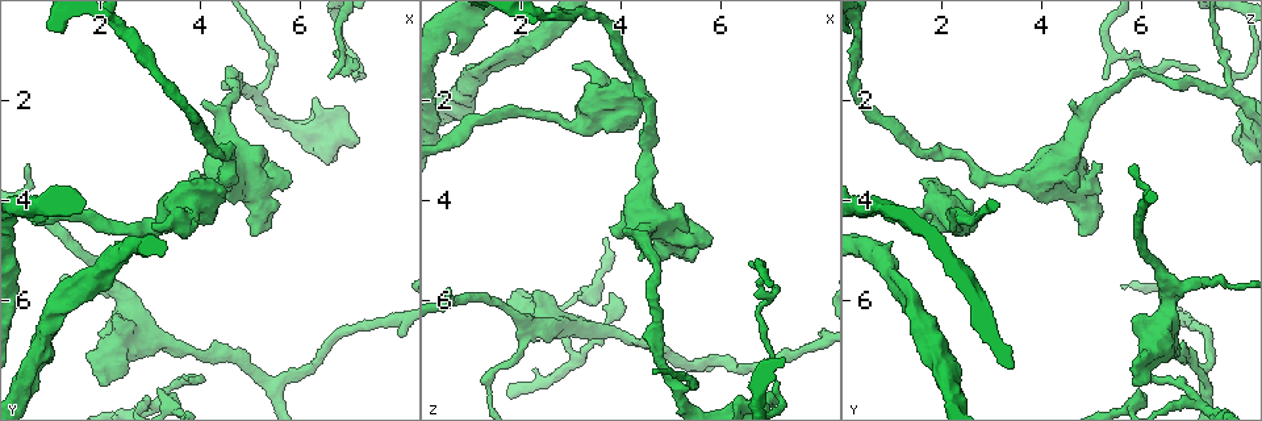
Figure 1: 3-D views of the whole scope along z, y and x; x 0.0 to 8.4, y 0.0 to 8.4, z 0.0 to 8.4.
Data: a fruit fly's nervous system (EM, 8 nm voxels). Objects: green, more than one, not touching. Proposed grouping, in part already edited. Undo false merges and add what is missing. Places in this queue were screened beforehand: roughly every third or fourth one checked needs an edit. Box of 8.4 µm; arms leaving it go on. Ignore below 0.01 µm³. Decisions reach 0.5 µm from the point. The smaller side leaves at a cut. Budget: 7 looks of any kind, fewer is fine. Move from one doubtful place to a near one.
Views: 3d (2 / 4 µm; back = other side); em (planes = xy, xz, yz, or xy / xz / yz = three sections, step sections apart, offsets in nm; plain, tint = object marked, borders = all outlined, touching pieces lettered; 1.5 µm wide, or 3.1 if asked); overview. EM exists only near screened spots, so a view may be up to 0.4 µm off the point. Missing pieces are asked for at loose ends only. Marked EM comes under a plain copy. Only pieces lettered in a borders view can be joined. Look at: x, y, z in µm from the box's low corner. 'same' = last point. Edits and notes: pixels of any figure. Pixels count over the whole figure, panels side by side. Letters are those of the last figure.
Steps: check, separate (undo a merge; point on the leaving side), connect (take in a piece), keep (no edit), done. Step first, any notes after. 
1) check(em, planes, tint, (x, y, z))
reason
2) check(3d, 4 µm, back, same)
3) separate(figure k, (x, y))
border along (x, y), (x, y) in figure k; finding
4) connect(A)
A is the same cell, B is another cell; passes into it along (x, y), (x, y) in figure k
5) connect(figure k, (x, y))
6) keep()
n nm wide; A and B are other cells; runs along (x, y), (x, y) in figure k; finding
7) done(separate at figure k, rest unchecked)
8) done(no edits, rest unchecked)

check(em, planes, borders, (3.75, 7.55, 5.90))
an open end

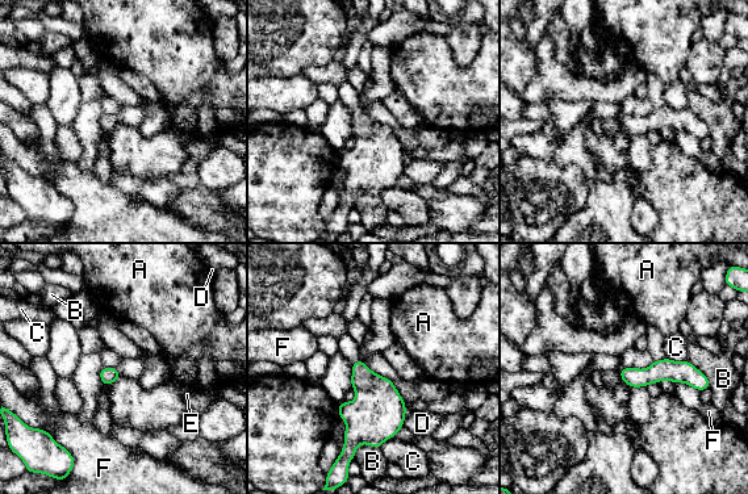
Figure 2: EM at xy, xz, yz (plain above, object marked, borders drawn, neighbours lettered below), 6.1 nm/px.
keep()
A, B, C, D, E and F are other cells; runs along (623, 372), (686, 372), (702, 384) in figure 2; none of them fits

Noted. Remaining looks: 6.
check(em, planes, borders, (0.60, 4.35, 1.05))
free end

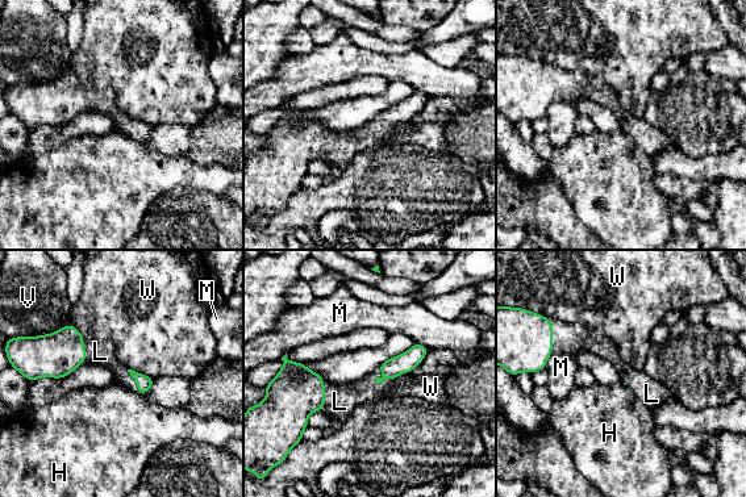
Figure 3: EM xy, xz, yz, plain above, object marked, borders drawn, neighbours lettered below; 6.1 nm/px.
connect(L)
L is the same cell, H, M, V and W are other cells; it goes on there

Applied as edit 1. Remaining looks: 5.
check(em, xy, step 8, borders, (7.15, 2.85, 7.85))
branch stops here

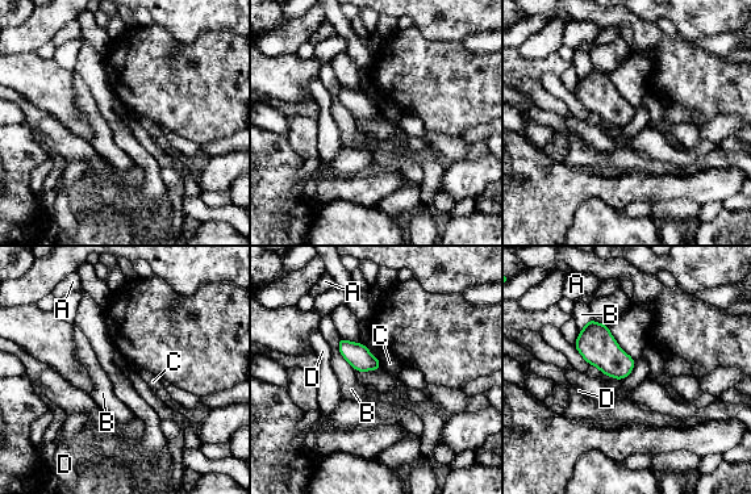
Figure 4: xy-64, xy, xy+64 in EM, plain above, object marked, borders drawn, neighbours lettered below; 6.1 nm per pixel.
keep()
A, B, C and D are other cells; border along (378, 359), (382, 368) in figure 4; no lettered piece goes on from it

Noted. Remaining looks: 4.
done(connect at figure 3, rest unchecked)

